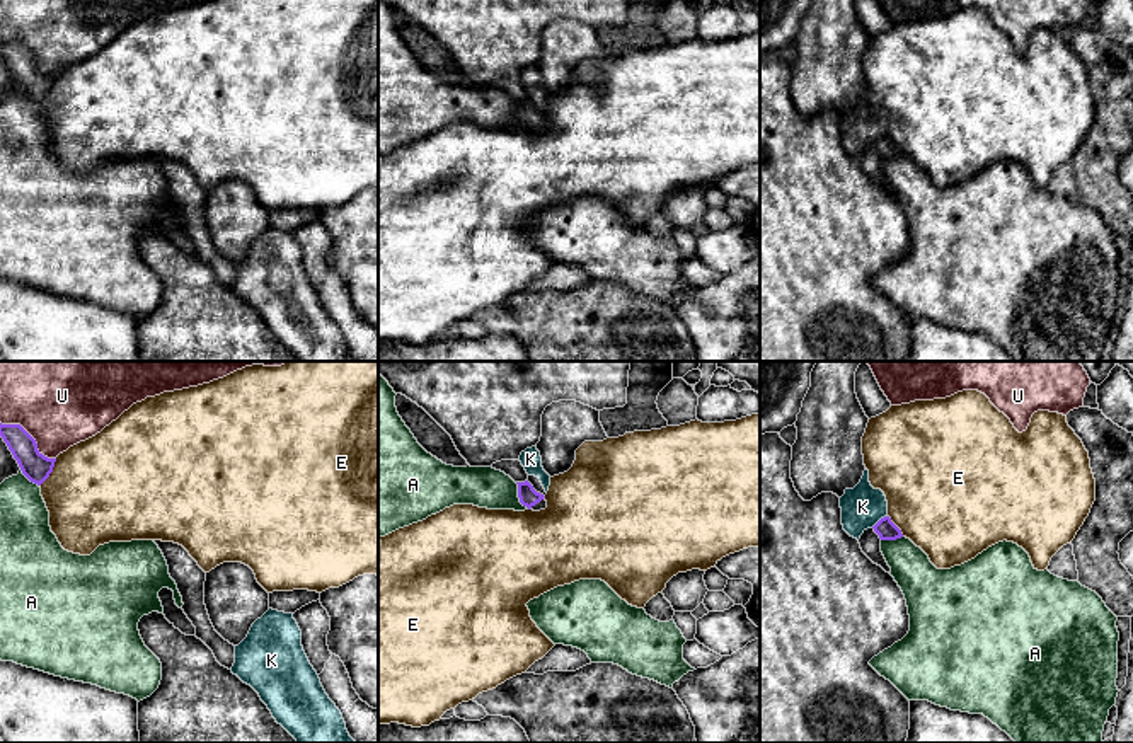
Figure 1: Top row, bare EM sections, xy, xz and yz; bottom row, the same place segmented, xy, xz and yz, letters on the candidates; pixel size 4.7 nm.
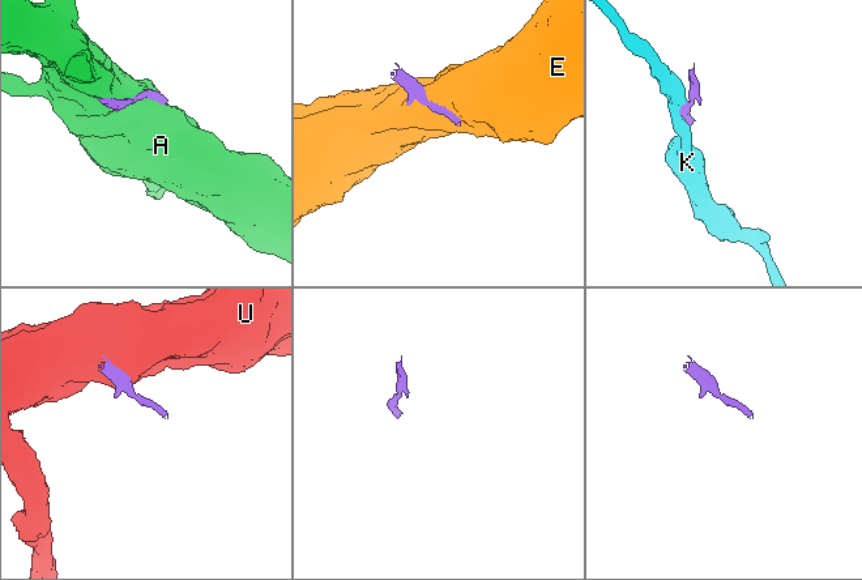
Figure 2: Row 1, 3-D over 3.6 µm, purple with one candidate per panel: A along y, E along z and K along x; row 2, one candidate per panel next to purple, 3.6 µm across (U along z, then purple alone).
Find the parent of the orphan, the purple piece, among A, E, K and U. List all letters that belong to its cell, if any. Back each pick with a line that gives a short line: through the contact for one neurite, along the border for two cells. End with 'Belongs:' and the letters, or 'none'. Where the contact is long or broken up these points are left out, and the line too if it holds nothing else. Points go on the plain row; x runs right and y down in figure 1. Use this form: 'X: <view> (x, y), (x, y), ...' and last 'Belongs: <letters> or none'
Belongs: none

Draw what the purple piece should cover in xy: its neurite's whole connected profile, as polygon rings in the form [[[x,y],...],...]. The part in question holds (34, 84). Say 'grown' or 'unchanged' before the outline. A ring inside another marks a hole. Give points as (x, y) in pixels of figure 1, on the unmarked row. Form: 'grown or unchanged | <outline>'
unchanged | [[[2,43],[0,55],[7,61],[22,92],[41,104],[53,90],[56,77],[48,77],[37,68],[36,58],[20,43]]]

